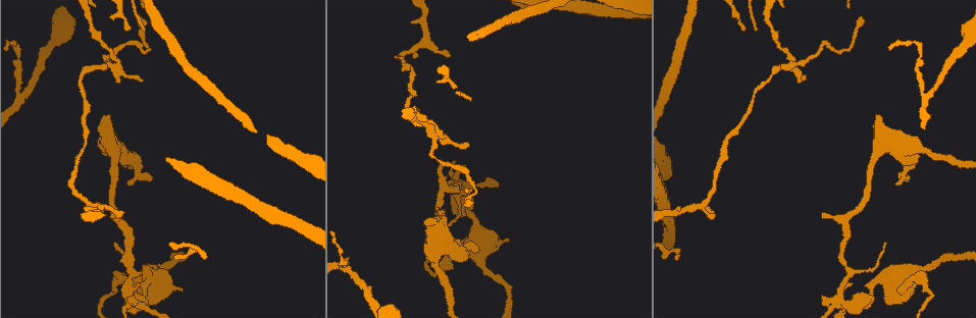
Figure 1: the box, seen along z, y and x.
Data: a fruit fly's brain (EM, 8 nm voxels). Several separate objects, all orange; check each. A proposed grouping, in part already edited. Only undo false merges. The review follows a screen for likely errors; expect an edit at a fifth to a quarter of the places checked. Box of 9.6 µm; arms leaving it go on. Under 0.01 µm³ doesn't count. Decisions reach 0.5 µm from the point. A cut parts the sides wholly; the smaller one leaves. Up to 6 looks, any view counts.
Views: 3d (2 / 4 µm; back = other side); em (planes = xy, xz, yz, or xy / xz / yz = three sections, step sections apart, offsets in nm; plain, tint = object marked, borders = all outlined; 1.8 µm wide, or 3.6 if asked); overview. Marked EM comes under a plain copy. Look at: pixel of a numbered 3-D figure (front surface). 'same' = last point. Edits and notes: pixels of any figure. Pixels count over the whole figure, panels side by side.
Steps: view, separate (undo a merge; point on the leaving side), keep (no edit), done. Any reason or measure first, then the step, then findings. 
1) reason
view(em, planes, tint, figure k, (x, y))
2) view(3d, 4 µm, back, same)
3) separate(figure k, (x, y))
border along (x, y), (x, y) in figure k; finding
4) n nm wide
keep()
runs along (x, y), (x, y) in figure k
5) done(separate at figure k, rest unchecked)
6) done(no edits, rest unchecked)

sharp bend
view(3d, 2 µm, figure 1, (23, 98))

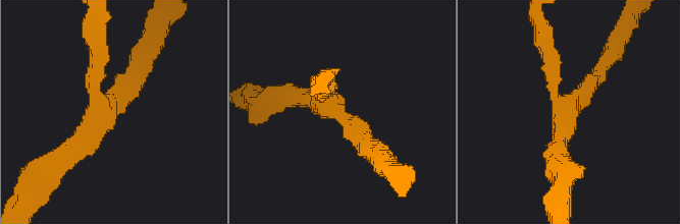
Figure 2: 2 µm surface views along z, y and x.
3 arms; arms of 170, 200, 240 nm; need the tissue
view(em, xy, step 8, tint, figure 2, (566, 108))

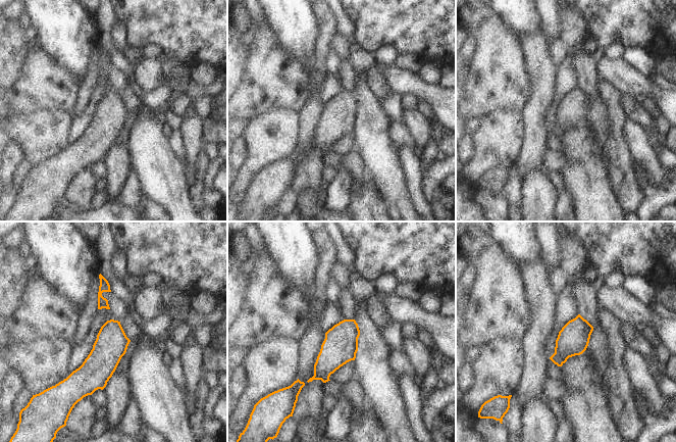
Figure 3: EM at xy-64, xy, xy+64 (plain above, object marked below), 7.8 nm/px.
keep()
one cell here

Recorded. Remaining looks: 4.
four-way junction
view(3d, 4 µm, back, figure 1, (438, 236))

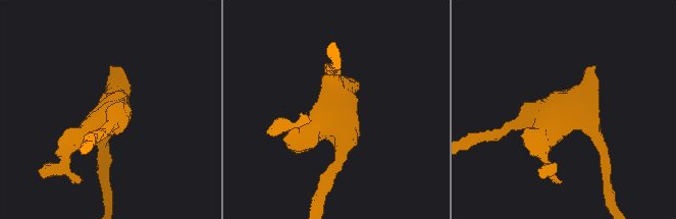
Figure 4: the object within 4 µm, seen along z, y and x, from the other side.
4 arms
view(em, 3.6 µm, yz, step 16, tint, figure 4, (562, 115))

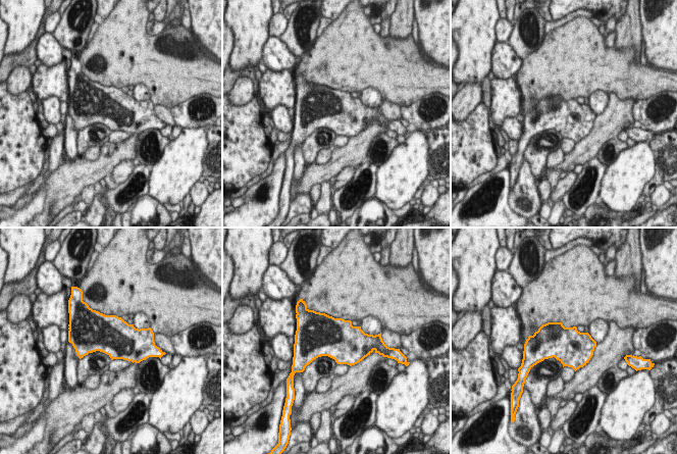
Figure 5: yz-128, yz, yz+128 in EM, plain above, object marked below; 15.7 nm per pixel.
another direction
view(em, 3.6 µm, planes, tint, same)

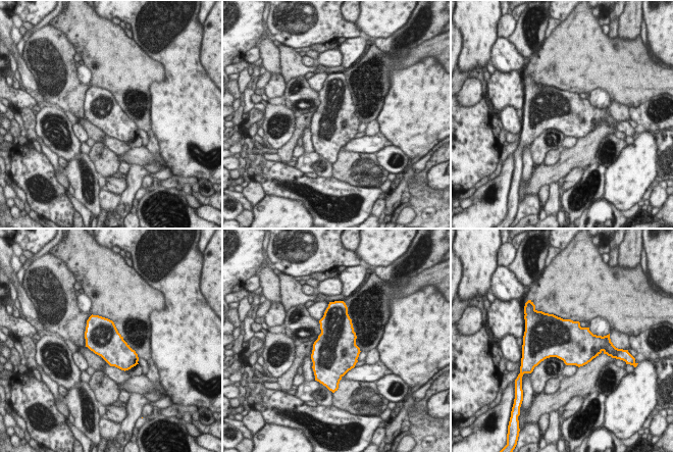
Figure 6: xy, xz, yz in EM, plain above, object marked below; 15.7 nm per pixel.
keep()
continuous, no second cell

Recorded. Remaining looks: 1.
sharp bend
view(em, planes, borders, figure 1, (841, 300))

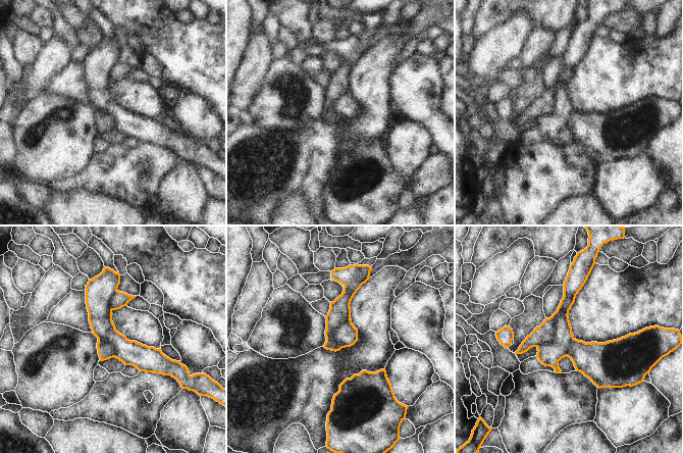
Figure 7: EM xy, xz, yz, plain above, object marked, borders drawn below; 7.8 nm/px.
separate(figure 7, (549, 354))
border along (568, 310), (537, 347) in figure 7; two cells meet here

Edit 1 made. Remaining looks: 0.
done(separate at figure 7, rest unchecked)

